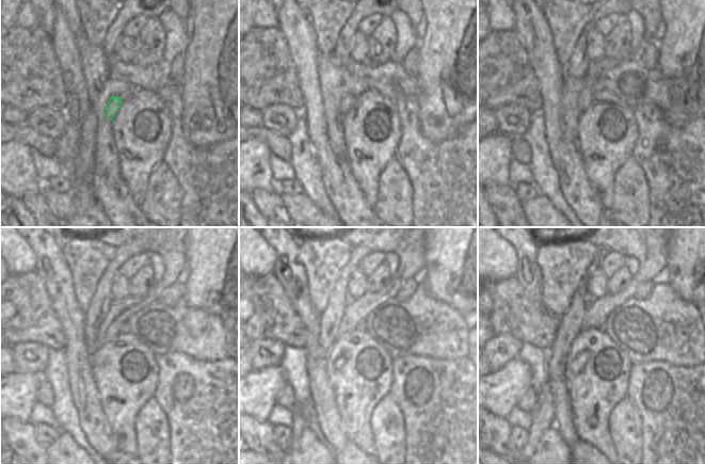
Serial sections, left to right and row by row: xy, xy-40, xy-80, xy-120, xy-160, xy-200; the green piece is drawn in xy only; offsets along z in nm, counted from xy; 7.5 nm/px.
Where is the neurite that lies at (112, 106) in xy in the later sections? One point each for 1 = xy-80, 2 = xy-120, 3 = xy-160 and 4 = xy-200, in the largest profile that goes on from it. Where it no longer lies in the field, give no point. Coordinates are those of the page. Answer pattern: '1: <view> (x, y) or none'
1: xy-80 (595, 68)
2: xy-120 (171, 249)
3: xy-160 (411, 249)
4: xy-200 (649, 249)

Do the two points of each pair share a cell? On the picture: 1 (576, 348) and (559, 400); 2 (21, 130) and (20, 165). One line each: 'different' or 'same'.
1: different
2: different

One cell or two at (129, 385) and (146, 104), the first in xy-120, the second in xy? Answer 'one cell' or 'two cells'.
one cell

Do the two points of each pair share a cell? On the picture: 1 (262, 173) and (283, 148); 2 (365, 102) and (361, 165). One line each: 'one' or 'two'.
1: two
2: one

